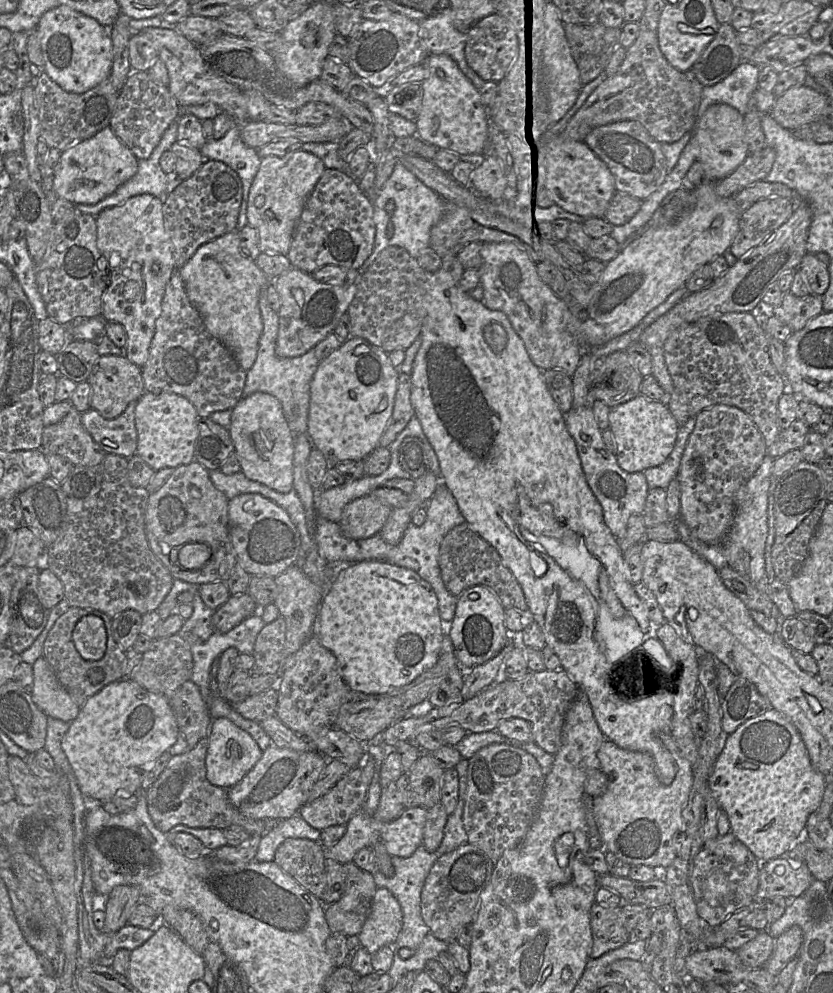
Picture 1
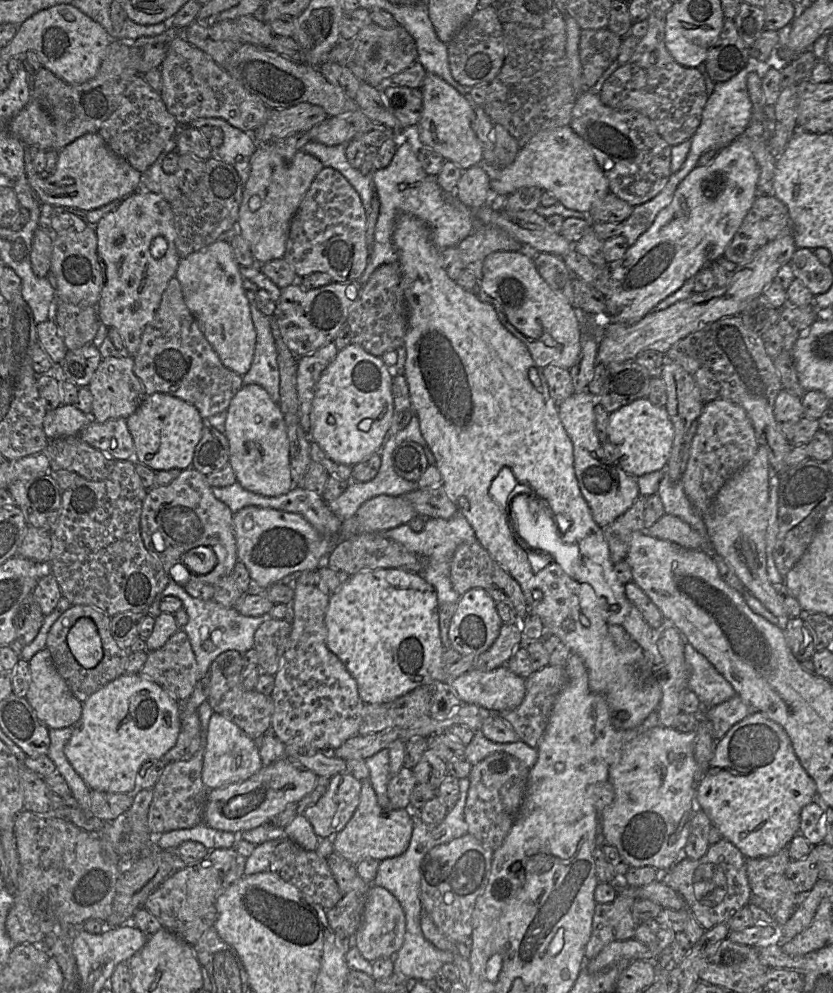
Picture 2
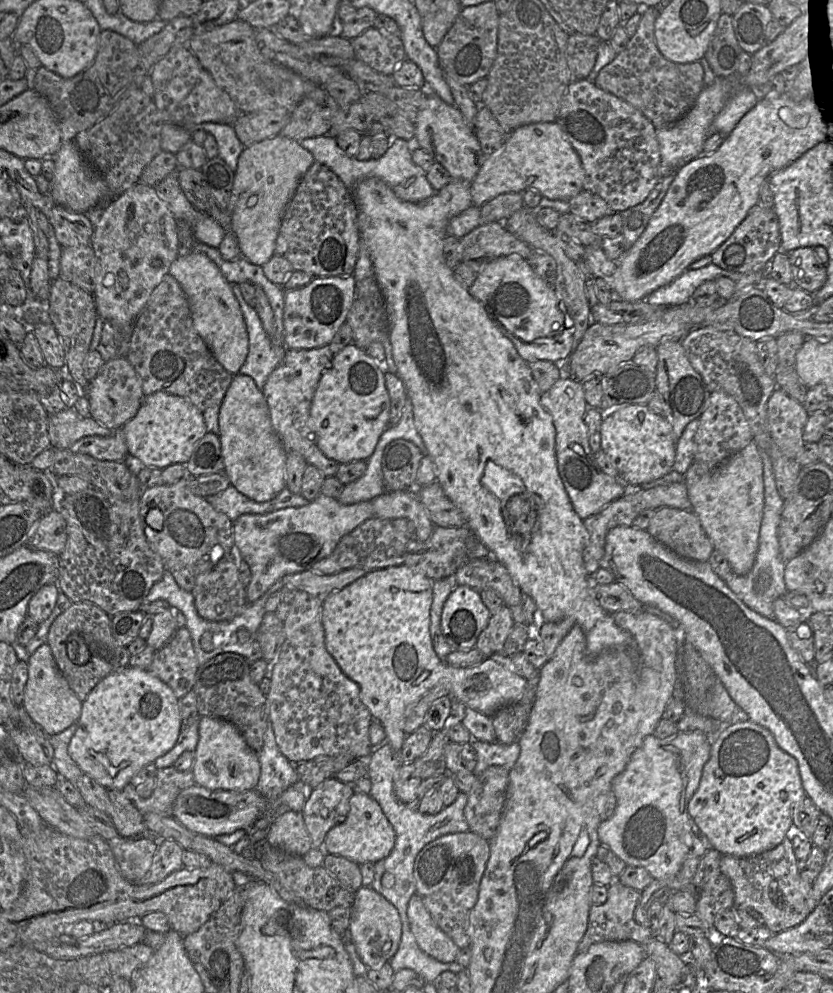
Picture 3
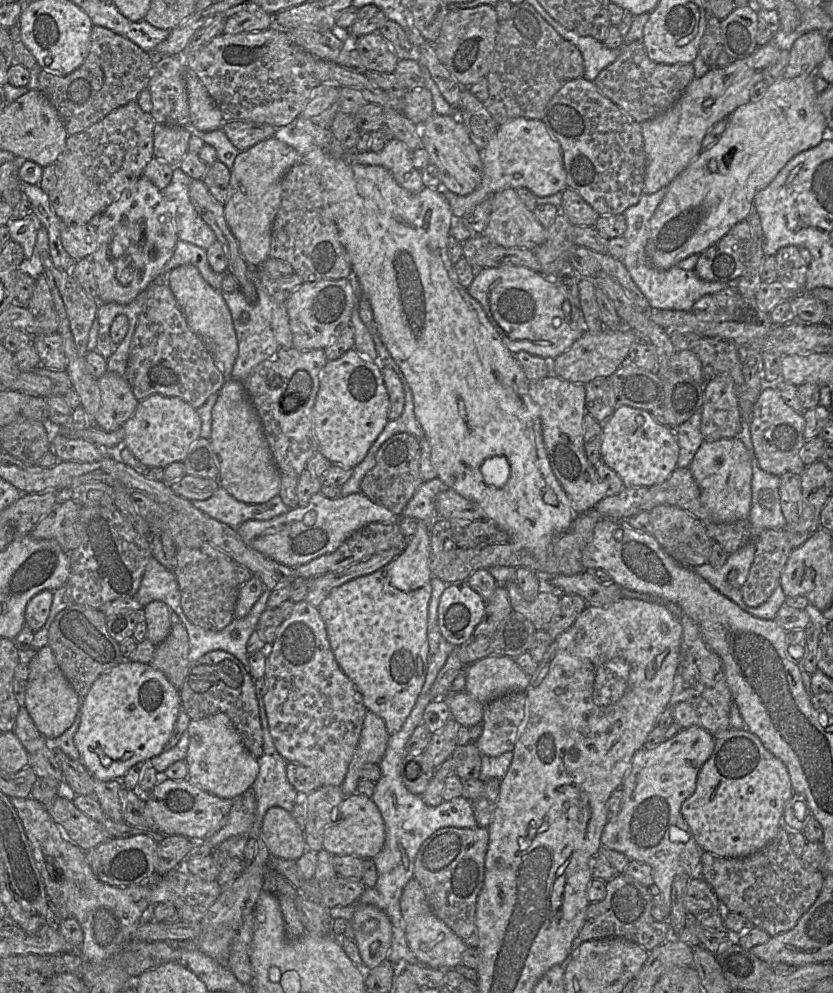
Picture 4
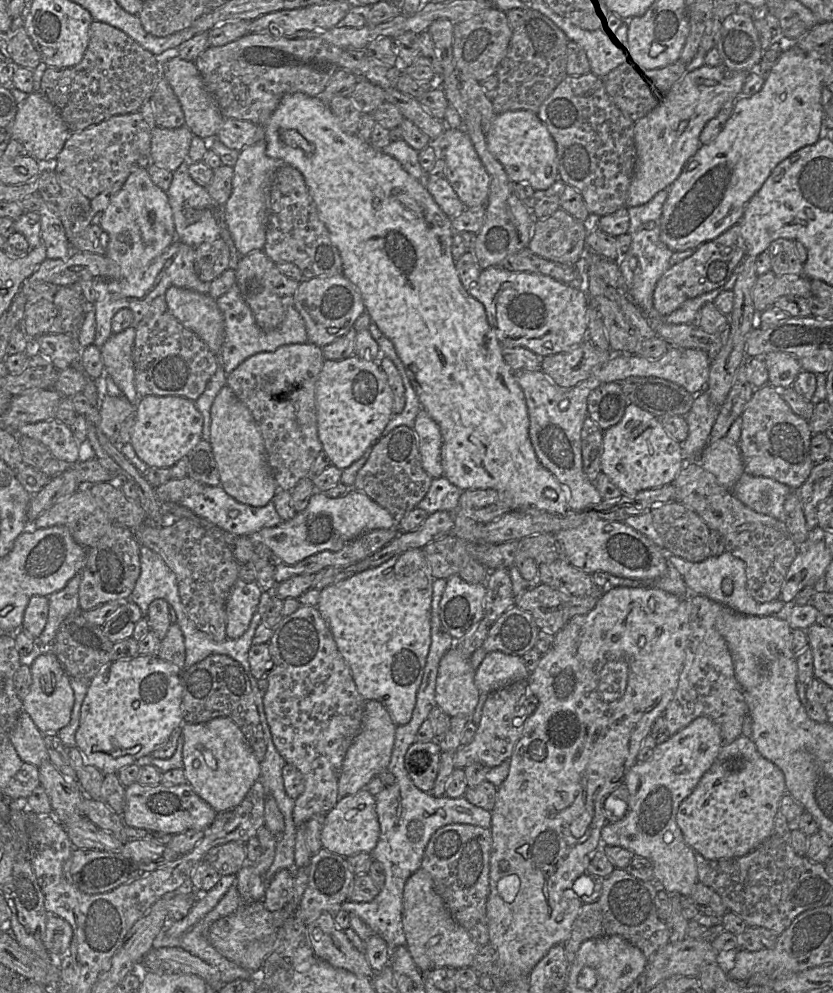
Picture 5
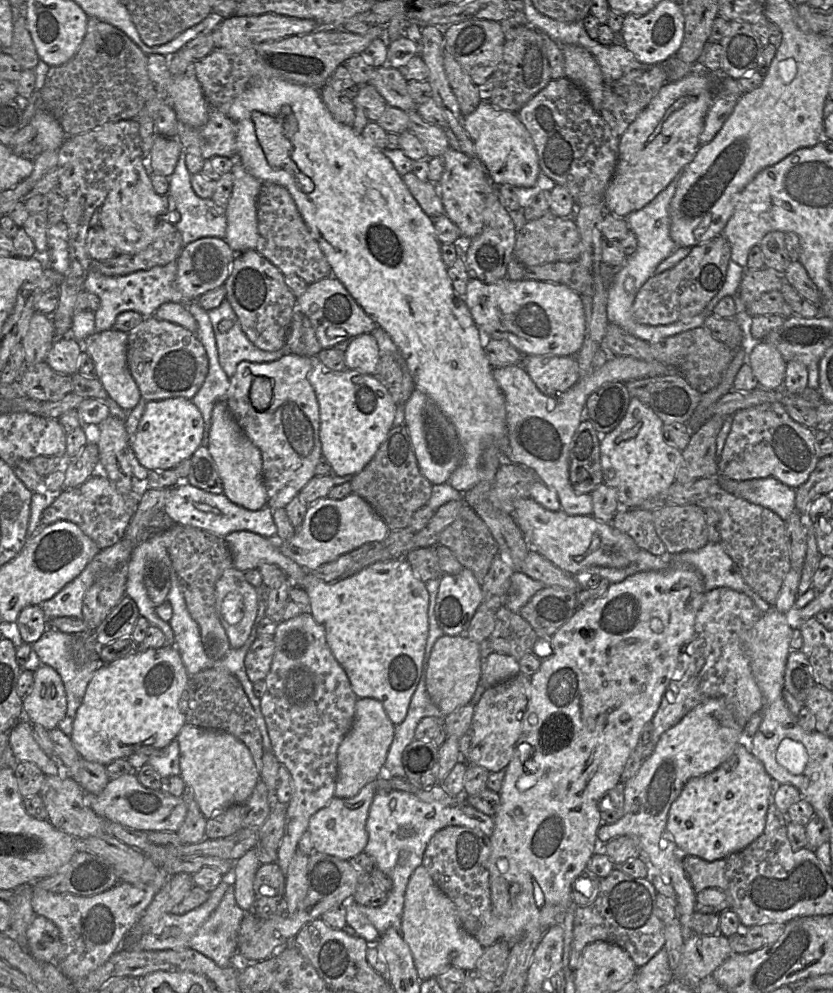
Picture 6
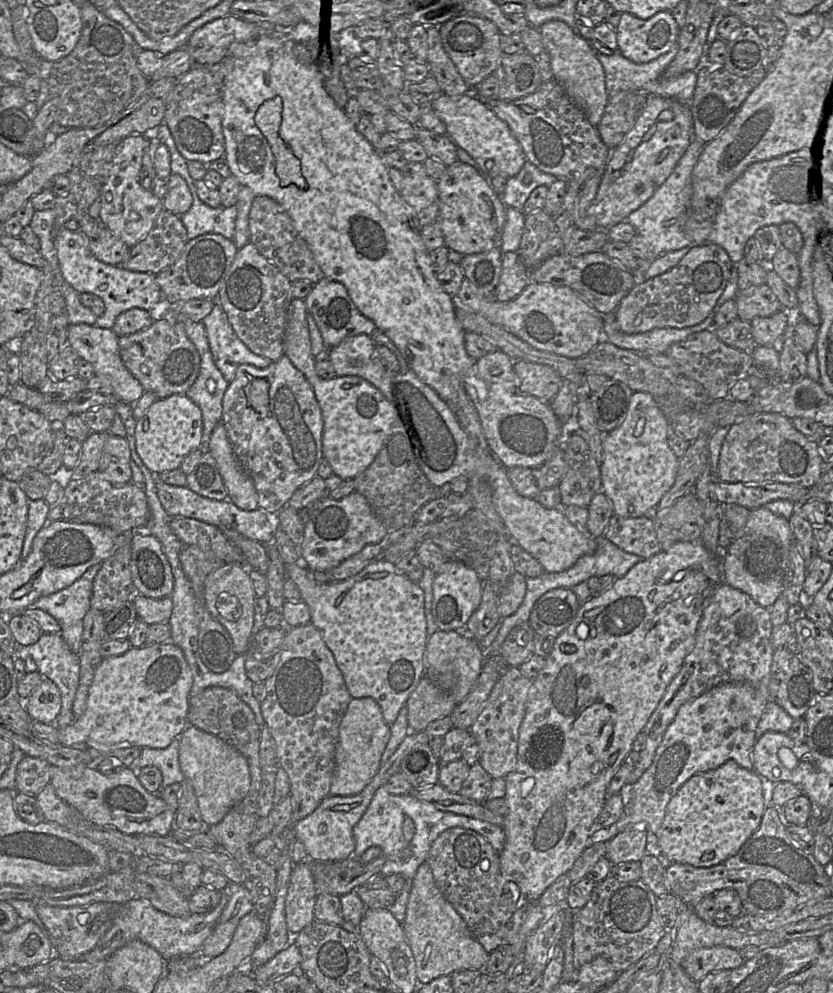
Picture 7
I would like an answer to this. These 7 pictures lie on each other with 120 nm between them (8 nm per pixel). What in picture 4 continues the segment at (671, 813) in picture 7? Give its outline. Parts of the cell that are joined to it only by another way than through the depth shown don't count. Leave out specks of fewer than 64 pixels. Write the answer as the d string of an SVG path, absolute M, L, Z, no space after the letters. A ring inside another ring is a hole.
M731 728L722 733L722 735L717 735L717 737L715 737L714 750L698 773L695 792L682 803L681 814L702 851L709 852L722 858L744 858L760 851L776 837L779 828L784 826L782 824L784 806L793 795L794 792L792 790L790 776L785 764L772 755L763 746L761 740L748 729L735 730Z

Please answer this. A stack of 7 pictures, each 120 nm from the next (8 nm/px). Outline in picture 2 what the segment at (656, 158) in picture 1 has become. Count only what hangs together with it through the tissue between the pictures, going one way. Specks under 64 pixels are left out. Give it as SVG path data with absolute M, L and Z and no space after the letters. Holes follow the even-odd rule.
M586 88L577 94L568 125L590 148L608 180L609 192L633 207L655 197L672 174L670 171L671 146L658 134L653 122L639 111L621 111L606 106L601 102L599 94L594 94Z

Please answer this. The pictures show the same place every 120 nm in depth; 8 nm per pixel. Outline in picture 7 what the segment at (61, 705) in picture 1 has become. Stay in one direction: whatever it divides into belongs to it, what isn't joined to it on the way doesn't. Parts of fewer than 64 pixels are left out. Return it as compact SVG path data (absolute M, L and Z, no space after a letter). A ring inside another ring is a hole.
M43 678L38 687L26 699L29 716L43 724L54 723L61 710L60 692L53 681Z

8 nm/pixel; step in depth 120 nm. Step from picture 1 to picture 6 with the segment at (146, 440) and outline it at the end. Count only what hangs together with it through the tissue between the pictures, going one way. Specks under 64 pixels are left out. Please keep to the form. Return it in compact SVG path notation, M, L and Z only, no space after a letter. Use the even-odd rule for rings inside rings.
M174 397L147 401L130 446L140 464L149 471L174 469L191 458L202 443L203 433L203 416L192 400Z

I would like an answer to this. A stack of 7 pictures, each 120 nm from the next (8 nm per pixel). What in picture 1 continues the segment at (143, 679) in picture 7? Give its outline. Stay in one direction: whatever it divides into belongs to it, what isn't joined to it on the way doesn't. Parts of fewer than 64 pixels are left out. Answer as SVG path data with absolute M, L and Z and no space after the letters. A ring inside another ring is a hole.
M122 678L87 698L63 736L61 749L85 798L105 802L120 795L133 795L141 786L145 770L176 743L179 734L165 696Z

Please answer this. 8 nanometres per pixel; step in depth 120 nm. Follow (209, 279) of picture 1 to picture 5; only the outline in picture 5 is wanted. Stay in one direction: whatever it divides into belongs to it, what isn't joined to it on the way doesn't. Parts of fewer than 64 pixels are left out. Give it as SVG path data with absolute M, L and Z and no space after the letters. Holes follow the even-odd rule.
M176 286L166 291L165 298L171 314L202 339L214 354L219 354L224 340L224 317L216 299Z

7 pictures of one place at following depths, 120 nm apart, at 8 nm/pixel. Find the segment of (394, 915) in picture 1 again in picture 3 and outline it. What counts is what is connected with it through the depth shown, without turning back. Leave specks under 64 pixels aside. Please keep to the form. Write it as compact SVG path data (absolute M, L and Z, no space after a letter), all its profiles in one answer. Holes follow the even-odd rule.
M362 886L352 904L349 930L357 953L368 969L377 969L396 954L402 936L402 922L397 908L371 886Z

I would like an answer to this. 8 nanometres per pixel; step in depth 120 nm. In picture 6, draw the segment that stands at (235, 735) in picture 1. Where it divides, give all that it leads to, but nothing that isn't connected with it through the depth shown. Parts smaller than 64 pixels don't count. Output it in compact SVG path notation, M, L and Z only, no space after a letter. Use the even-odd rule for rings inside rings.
M187 723L176 739L180 750L180 776L193 789L196 803L206 819L233 805L246 803L260 781L260 773L243 742L227 732Z

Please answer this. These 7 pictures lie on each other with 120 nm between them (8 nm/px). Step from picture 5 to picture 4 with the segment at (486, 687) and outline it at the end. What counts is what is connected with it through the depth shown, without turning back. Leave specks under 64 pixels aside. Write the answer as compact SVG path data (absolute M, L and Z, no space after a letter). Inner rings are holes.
M507 656L482 658L465 667L465 691L482 705L510 692L525 692L531 677Z

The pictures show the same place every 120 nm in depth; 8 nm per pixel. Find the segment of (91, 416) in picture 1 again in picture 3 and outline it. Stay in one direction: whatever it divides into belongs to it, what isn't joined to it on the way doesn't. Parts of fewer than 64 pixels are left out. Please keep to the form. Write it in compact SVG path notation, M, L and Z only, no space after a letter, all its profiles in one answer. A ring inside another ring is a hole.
M121 429L111 432L109 436L87 436L74 443L73 453L90 455L98 460L125 461L128 448Z

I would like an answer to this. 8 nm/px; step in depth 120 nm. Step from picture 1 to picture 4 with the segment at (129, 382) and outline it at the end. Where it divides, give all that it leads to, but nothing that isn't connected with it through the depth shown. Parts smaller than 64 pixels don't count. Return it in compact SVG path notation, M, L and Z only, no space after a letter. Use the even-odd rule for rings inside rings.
M107 370L98 379L98 387L100 407L95 424L106 432L113 432L134 414L139 401L126 376Z

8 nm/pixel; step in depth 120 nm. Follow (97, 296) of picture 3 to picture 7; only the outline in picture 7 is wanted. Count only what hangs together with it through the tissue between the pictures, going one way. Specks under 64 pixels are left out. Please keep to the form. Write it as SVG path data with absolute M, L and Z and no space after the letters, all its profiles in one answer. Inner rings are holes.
M137 134L128 136L117 144L109 176L99 197L100 220L130 248L149 233L157 216L164 209L163 200L152 191L144 190L139 183L142 158L149 143L150 139Z

